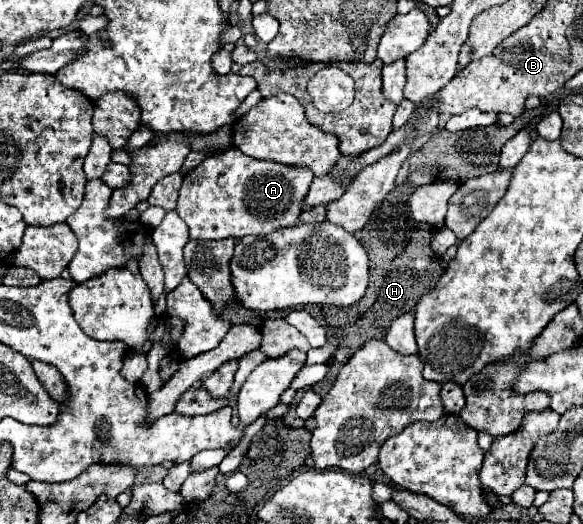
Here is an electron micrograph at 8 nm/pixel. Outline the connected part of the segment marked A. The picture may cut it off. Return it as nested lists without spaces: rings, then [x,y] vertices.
[[[232,146],[228,150],[222,150],[222,152],[216,152],[216,154],[210,154],[206,156],[206,160],[202,160],[194,170],[186,172],[184,174],[184,182],[182,182],[182,188],[180,188],[180,196],[178,196],[178,204],[176,204],[176,212],[178,216],[186,222],[188,230],[190,230],[190,238],[192,240],[220,240],[220,238],[244,238],[248,234],[256,234],[256,236],[266,236],[266,234],[272,234],[280,228],[290,228],[294,224],[300,222],[300,212],[304,210],[304,198],[308,194],[308,188],[312,184],[312,178],[314,174],[308,170],[308,168],[294,168],[294,166],[286,166],[286,164],[278,164],[278,162],[272,162],[272,160],[256,160],[256,158],[250,158],[246,154],[240,152],[240,148]]]

